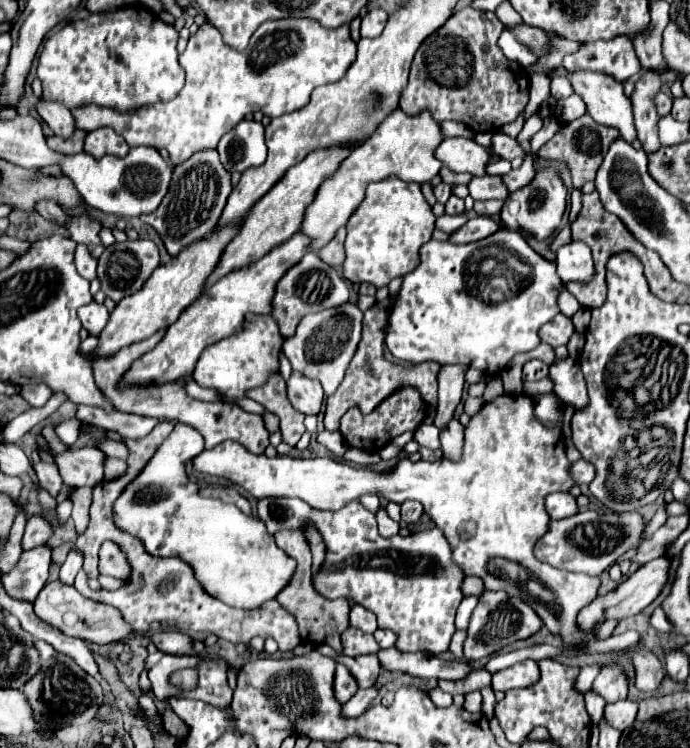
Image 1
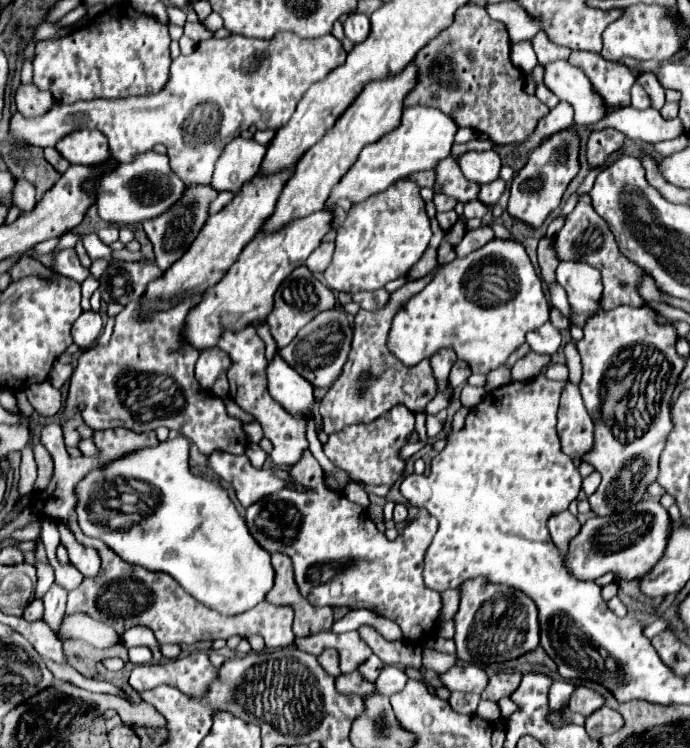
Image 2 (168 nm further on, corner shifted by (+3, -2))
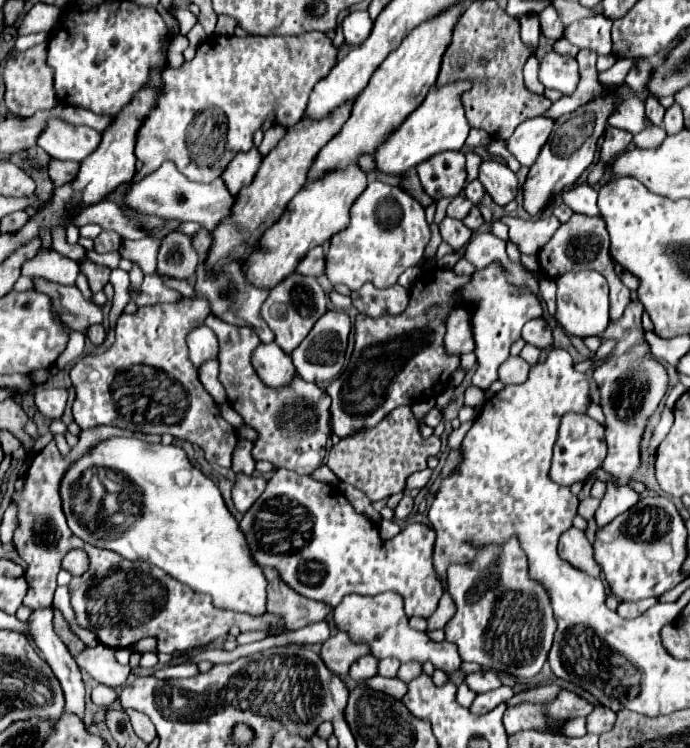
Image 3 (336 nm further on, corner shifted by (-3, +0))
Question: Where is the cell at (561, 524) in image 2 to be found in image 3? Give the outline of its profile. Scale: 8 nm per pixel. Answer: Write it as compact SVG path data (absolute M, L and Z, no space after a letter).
M570 528L560 536L560 544L558 544L558 554L562 560L570 562L570 566L574 566L576 570L582 570L588 576L600 576L600 566L594 560L592 554L592 544L586 540L582 530Z

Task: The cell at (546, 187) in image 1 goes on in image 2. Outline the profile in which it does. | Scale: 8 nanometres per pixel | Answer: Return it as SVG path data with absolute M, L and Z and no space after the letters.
M562 130L554 134L548 142L544 142L530 154L526 166L512 178L508 214L526 222L532 228L540 228L550 212L560 206L566 186L578 174L578 170L578 134L574 130Z

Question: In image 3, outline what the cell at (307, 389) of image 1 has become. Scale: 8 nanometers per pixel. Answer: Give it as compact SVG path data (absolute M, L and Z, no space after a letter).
M274 342L258 344L254 348L252 366L254 366L258 378L262 378L262 382L272 388L290 384L296 374L292 358L286 356L282 350L278 350L278 346Z

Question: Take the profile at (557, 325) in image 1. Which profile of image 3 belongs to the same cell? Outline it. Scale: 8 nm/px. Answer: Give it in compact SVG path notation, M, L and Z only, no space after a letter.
M534 318L534 320L526 322L526 326L522 328L522 338L528 344L534 344L538 348L546 348L552 344L552 330L544 318Z

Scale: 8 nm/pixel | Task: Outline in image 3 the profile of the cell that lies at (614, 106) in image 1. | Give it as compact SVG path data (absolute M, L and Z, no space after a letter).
M548 52L540 60L540 82L546 88L560 90L562 94L572 94L578 86L578 62L572 56L564 56L558 52Z

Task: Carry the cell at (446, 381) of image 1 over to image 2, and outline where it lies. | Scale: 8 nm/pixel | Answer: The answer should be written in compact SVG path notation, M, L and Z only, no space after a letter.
M440 350L430 358L430 362L438 384L438 392L446 392L450 388L450 370L452 370L452 364L456 362L456 354L452 350Z

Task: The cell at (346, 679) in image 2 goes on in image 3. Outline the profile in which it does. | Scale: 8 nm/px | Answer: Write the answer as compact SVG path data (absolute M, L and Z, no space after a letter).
M374 676L370 680L364 682L366 686L370 686L372 690L378 690L378 692L384 692L384 694L390 694L392 698L402 698L406 694L406 682L402 682L400 678L382 678L382 676Z

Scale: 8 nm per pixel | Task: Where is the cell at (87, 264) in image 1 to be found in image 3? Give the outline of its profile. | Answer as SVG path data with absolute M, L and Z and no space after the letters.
M40 250L38 258L28 260L22 268L24 276L30 278L46 278L56 284L74 284L76 276L80 272L78 262L60 256L56 250Z

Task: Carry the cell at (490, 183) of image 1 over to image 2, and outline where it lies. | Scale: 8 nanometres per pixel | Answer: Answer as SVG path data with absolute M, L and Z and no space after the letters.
M450 156L436 166L436 174L438 174L436 176L438 180L436 180L434 192L444 192L448 196L454 196L460 202L476 200L476 192L480 192L480 186L476 182L466 180L456 160L452 160Z

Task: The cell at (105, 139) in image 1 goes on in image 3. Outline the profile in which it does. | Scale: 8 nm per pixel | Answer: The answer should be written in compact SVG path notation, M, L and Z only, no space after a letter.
M48 118L46 120L46 130L42 130L42 134L38 136L36 142L50 158L58 158L58 160L74 160L74 162L82 162L86 156L90 156L96 146L100 144L100 134L88 126L74 126L64 122L62 118Z

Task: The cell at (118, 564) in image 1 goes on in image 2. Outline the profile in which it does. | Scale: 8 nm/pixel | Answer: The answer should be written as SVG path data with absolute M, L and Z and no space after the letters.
M58 524L60 530L60 540L68 550L70 562L86 576L86 578L96 578L100 574L100 554L94 548L86 548L76 542L72 530L68 530L66 524Z

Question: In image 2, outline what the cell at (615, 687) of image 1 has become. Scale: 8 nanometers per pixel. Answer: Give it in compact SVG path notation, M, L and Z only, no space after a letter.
M578 686L576 692L570 698L570 710L572 712L580 712L584 716L590 716L592 712L596 712L600 706L604 704L604 696L596 694L592 688L588 686Z

